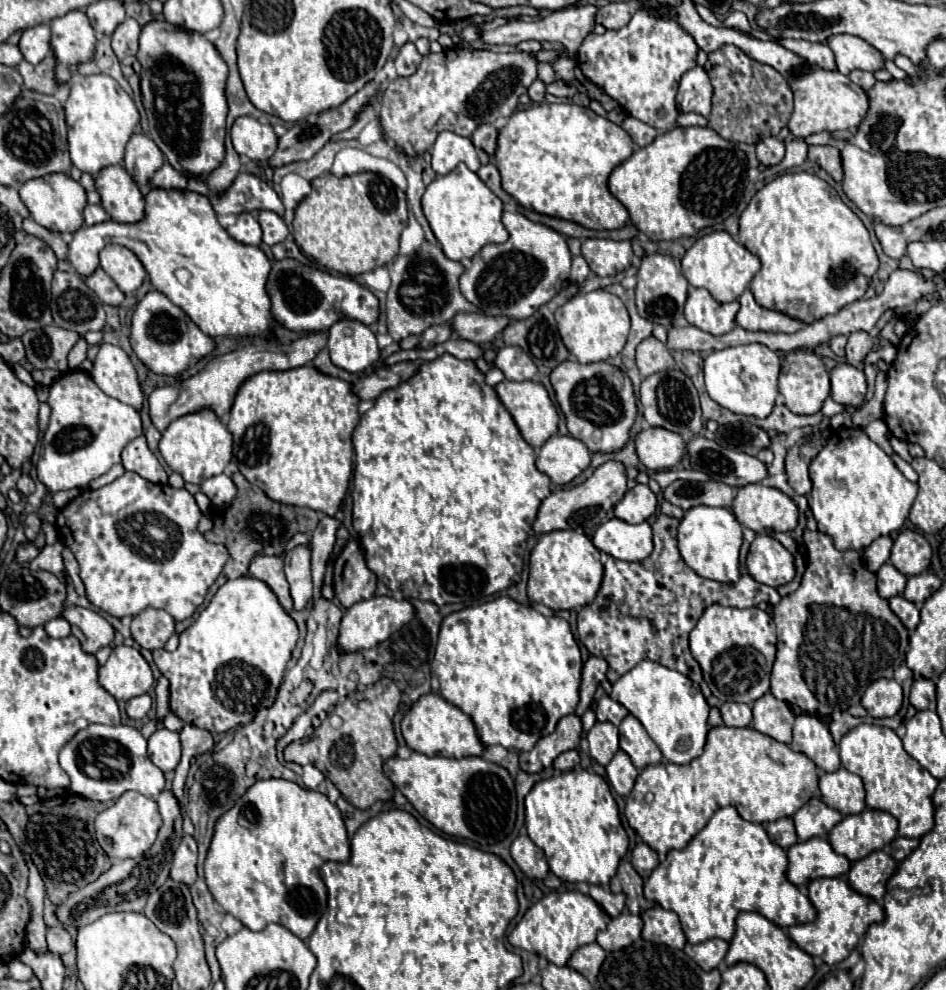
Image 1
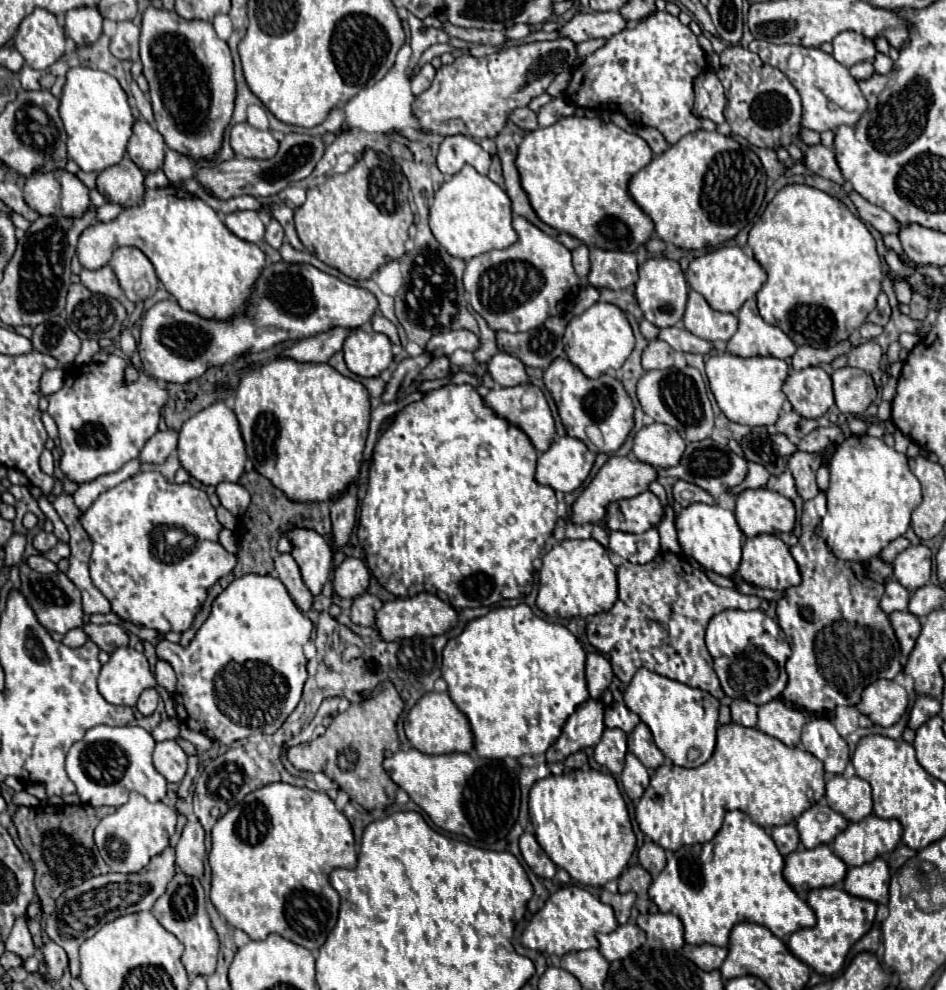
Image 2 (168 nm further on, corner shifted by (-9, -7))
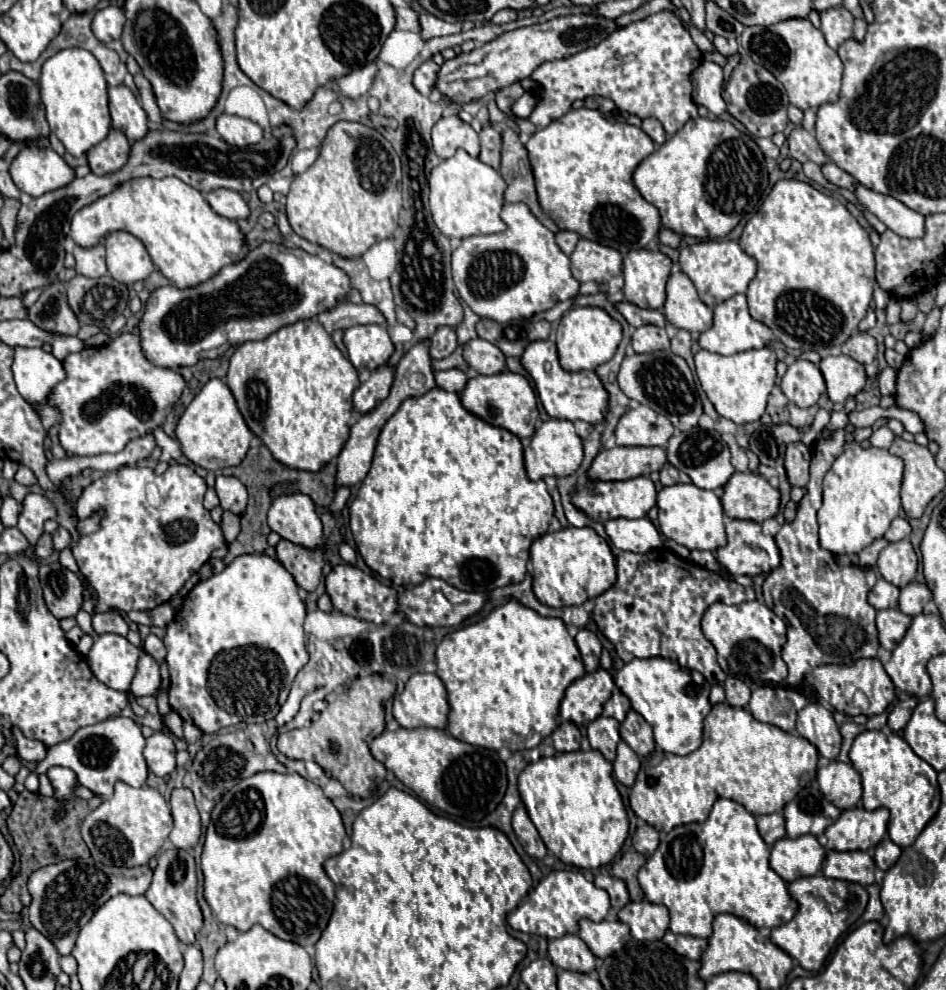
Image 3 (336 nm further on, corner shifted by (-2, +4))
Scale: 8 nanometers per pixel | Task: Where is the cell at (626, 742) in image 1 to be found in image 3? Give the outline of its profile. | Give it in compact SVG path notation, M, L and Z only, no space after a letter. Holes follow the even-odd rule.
M631 710L627 714L627 718L621 722L619 728L621 738L633 748L633 752L639 758L645 758L653 752L655 748L655 740L653 740L653 728L649 722L645 722L645 718L641 714L637 714L635 710Z

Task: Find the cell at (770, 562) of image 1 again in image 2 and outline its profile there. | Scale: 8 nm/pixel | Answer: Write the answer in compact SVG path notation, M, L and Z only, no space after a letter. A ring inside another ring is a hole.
M756 535L744 541L738 575L760 589L774 591L784 591L800 583L794 557L776 535Z

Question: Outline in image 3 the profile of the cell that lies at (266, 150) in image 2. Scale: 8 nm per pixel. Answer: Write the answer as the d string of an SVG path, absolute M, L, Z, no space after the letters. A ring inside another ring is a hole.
M231 114L217 118L217 132L231 146L249 146L263 140L263 128L259 124Z

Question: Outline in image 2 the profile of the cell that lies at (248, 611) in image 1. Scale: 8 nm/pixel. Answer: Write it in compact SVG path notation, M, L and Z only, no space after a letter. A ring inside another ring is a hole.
M248 573L234 579L214 599L208 619L186 647L170 641L160 641L156 645L158 657L166 659L178 675L174 691L178 721L204 733L208 739L218 741L220 745L232 745L234 741L250 737L256 731L268 735L276 733L300 701L302 685L308 677L302 649L312 635L312 627L312 621L296 607L278 577Z

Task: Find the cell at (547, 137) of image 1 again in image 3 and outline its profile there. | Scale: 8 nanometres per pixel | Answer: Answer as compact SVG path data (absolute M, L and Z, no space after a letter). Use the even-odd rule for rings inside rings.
M579 108L569 110L545 128L537 128L535 134L527 140L525 148L535 178L539 204L543 212L559 224L561 230L577 232L581 238L595 240L603 246L619 250L621 254L647 248L647 244L657 238L657 230L661 226L659 210L637 192L631 178L637 164L655 150L653 140L641 128L605 118L597 110Z

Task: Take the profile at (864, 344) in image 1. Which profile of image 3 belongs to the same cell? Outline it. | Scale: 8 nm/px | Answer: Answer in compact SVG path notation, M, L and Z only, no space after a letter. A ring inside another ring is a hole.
M857 332L841 346L841 352L855 358L861 364L871 364L877 354L877 342L871 334Z

